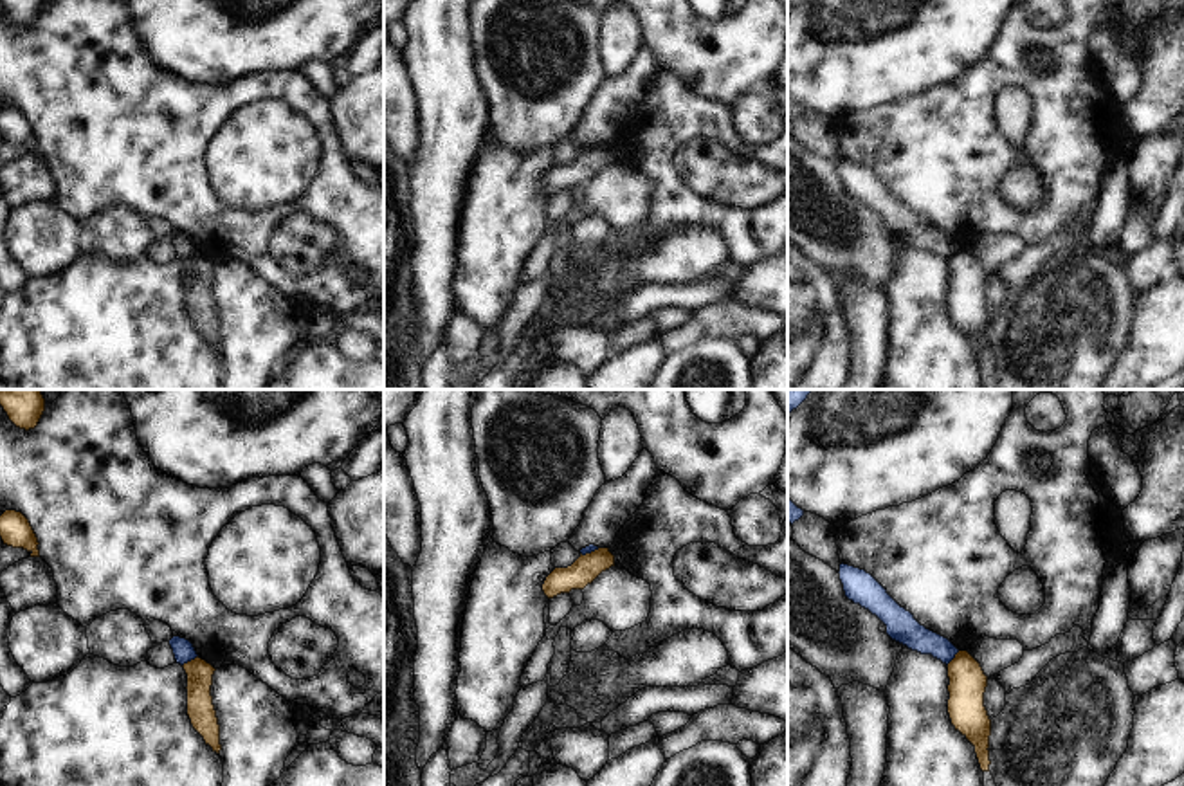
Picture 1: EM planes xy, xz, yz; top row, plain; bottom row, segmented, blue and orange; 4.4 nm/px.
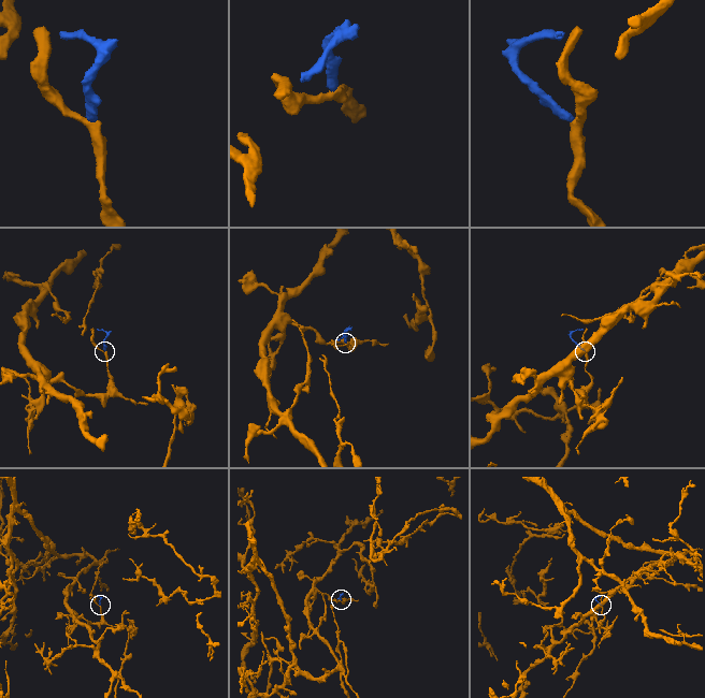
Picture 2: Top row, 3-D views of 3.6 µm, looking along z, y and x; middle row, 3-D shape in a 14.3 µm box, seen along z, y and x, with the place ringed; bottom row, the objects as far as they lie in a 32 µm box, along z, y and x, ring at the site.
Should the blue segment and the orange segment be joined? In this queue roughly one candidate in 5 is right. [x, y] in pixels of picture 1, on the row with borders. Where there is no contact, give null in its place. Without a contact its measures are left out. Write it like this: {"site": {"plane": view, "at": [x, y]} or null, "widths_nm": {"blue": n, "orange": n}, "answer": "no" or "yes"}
{"site": {"plane": "xy", "at": [190, 660]}, "widths_nm": {"blue": 90, "orange": 120}, "answer": "no"}

